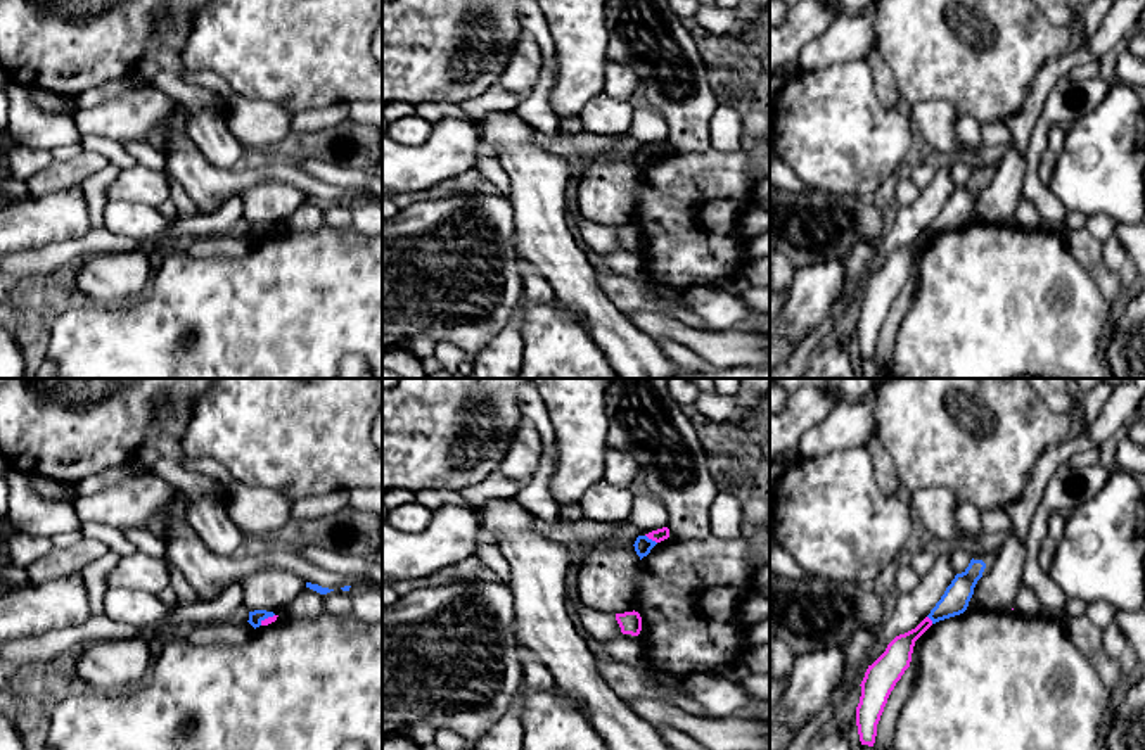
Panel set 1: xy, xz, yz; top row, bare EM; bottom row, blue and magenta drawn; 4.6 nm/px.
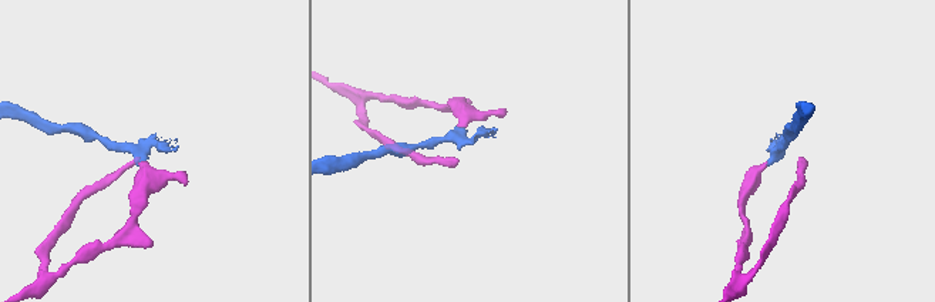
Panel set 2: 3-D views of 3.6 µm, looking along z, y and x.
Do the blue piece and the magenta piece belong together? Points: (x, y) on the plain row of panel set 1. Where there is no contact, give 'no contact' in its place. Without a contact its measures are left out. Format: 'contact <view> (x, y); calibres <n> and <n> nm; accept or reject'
contact xz (651, 152); calibres 80 and 60 nm; reject

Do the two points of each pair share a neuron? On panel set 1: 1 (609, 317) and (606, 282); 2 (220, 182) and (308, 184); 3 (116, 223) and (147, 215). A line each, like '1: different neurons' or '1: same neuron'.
1: different neurons
2: same neuron
3: same neuron

